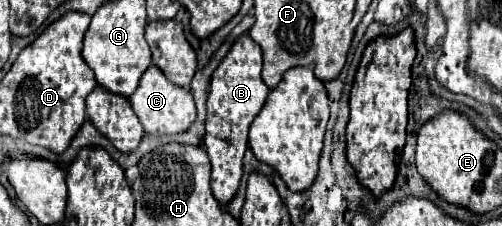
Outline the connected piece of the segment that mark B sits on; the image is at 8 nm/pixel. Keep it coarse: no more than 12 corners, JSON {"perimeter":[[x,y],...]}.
{"perimeter":[[244,33],[212,75],[204,149],[228,205],[270,89]]}

